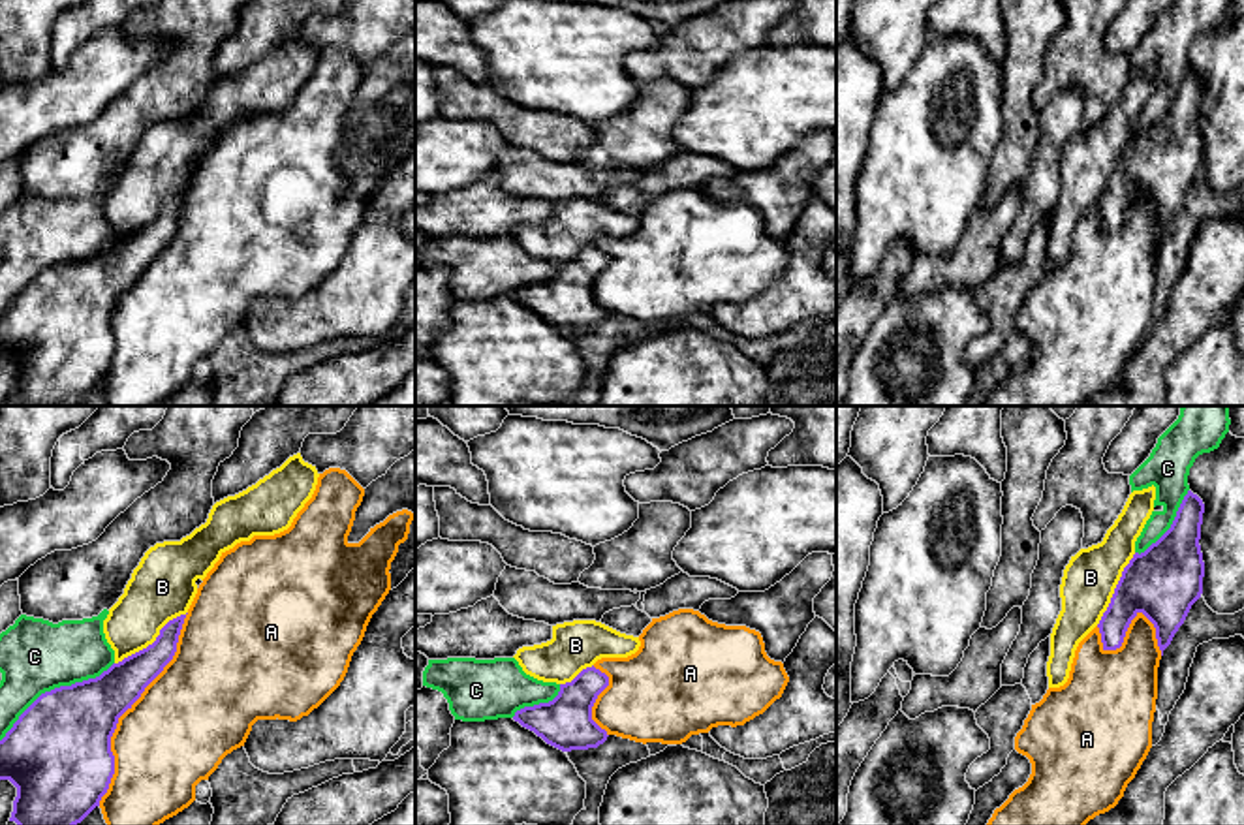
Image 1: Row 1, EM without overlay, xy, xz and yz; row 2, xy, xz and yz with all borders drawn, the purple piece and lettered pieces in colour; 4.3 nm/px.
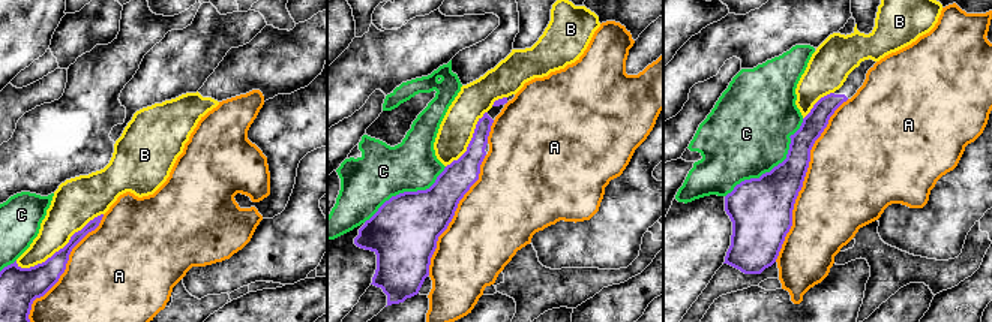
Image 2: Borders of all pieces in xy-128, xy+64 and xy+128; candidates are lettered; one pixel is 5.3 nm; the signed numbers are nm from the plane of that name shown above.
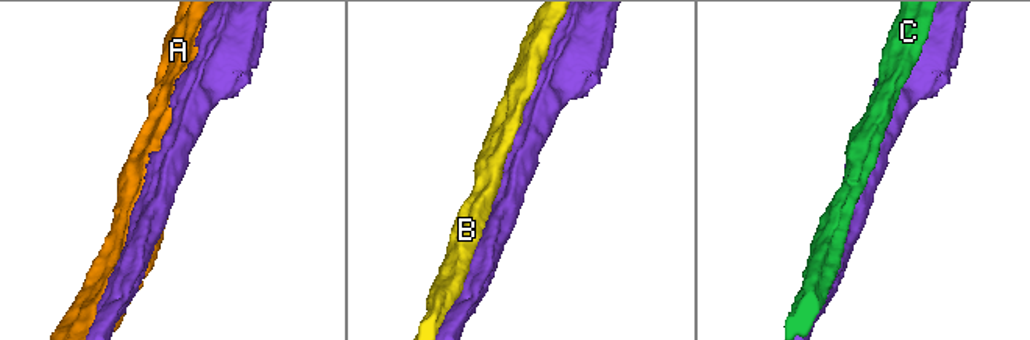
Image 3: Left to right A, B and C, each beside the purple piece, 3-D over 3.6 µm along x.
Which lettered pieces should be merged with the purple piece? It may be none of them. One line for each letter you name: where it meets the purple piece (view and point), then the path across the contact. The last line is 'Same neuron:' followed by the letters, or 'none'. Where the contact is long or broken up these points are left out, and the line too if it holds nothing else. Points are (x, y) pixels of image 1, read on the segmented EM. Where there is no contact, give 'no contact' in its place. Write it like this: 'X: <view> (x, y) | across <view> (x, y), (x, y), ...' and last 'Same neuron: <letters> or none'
Same neuron: none

